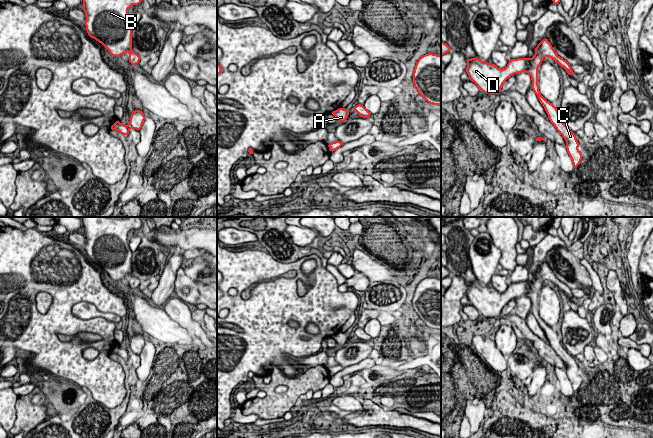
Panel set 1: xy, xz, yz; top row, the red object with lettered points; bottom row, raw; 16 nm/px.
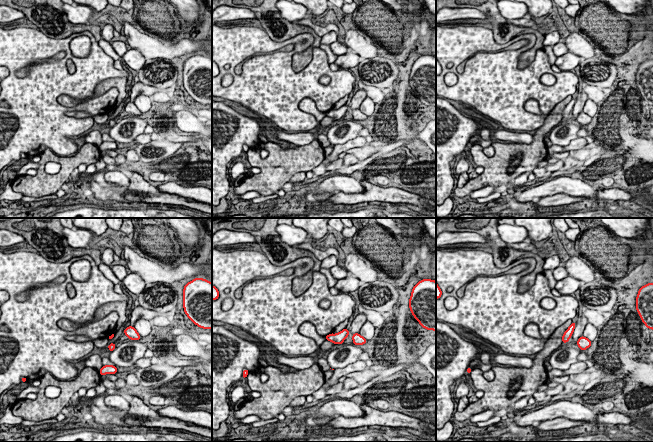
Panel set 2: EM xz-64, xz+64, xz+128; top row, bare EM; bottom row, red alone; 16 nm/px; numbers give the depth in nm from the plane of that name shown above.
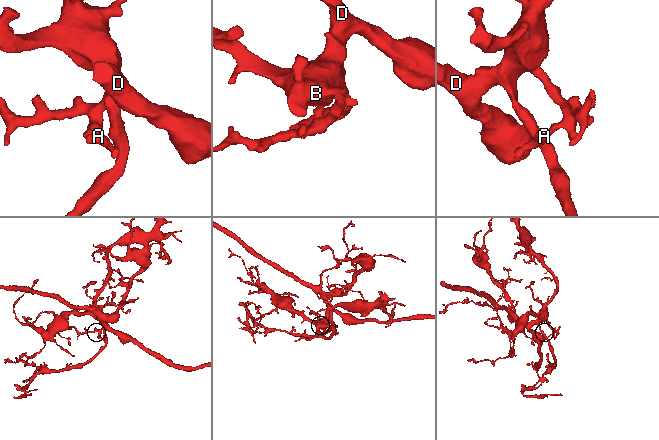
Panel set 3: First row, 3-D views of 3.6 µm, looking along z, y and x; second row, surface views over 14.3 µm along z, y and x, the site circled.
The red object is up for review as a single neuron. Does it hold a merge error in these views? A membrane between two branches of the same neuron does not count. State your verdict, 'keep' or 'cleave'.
keep

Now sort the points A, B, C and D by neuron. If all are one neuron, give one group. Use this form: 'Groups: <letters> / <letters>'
Groups: A B C D

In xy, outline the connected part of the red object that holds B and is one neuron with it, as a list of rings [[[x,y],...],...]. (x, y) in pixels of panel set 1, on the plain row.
[[[82,217],[83,234],[86,238],[87,258],[100,266],[112,280],[119,281],[128,274],[129,286],[134,290],[140,280],[132,275],[132,251],[128,232],[139,229],[139,217],[113,219],[109,217]]]

